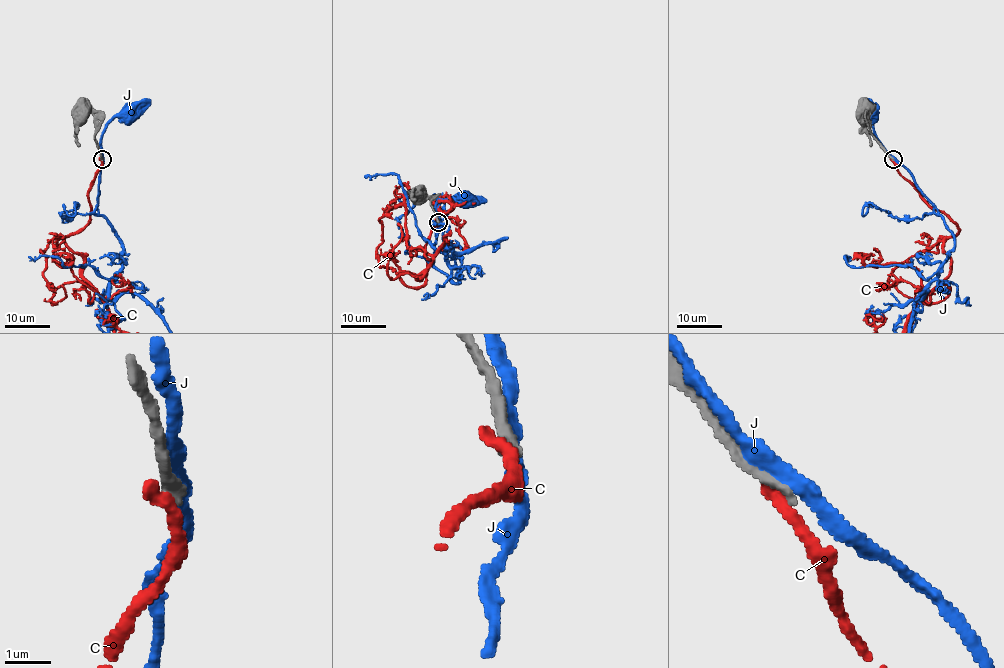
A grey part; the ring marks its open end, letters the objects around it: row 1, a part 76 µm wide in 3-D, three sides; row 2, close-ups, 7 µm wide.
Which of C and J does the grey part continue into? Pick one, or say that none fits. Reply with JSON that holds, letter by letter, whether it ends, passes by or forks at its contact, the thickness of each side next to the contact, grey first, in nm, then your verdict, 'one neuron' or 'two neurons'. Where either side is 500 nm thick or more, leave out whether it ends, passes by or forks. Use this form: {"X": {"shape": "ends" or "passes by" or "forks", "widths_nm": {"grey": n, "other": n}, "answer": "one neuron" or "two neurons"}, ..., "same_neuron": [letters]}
{"C": {"shape": "ends", "widths_nm": {"grey": 280, "other": 320}, "answer": "two neurons"}, "J": {"shape": "passes by", "widths_nm": {"grey": 360, "other": 280}, "answer": "two neurons"}, "same_neuron": []}

